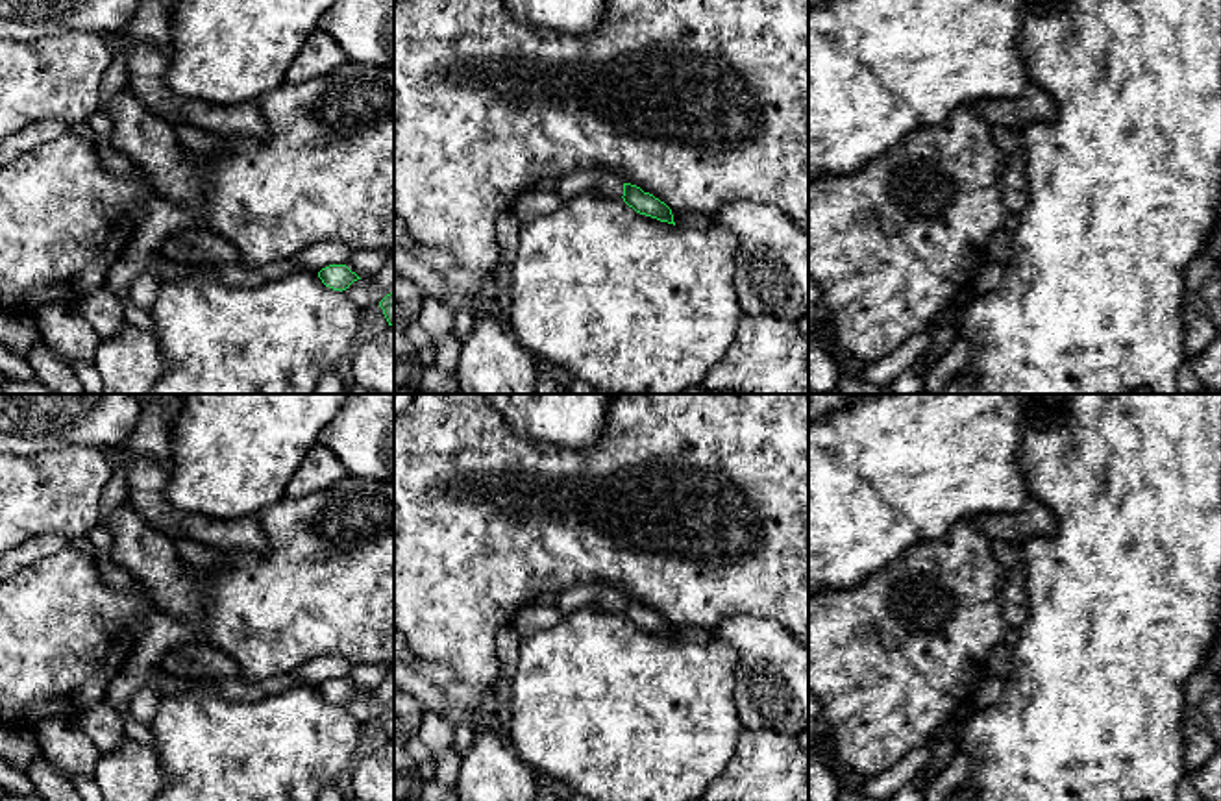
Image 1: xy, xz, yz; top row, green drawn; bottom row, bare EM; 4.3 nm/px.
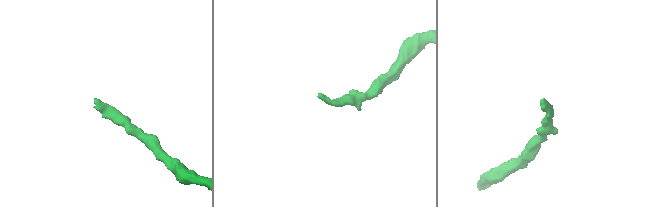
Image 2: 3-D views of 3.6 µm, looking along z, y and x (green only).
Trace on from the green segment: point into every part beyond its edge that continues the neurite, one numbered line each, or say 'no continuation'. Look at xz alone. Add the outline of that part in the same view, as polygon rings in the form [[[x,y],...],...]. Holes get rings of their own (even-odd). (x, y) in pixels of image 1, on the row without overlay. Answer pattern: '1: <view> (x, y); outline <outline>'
1: xz (581, 596); outline [[[575,585],[557,594],[555,607],[562,616],[583,609],[622,612],[623,598],[603,585]]]

